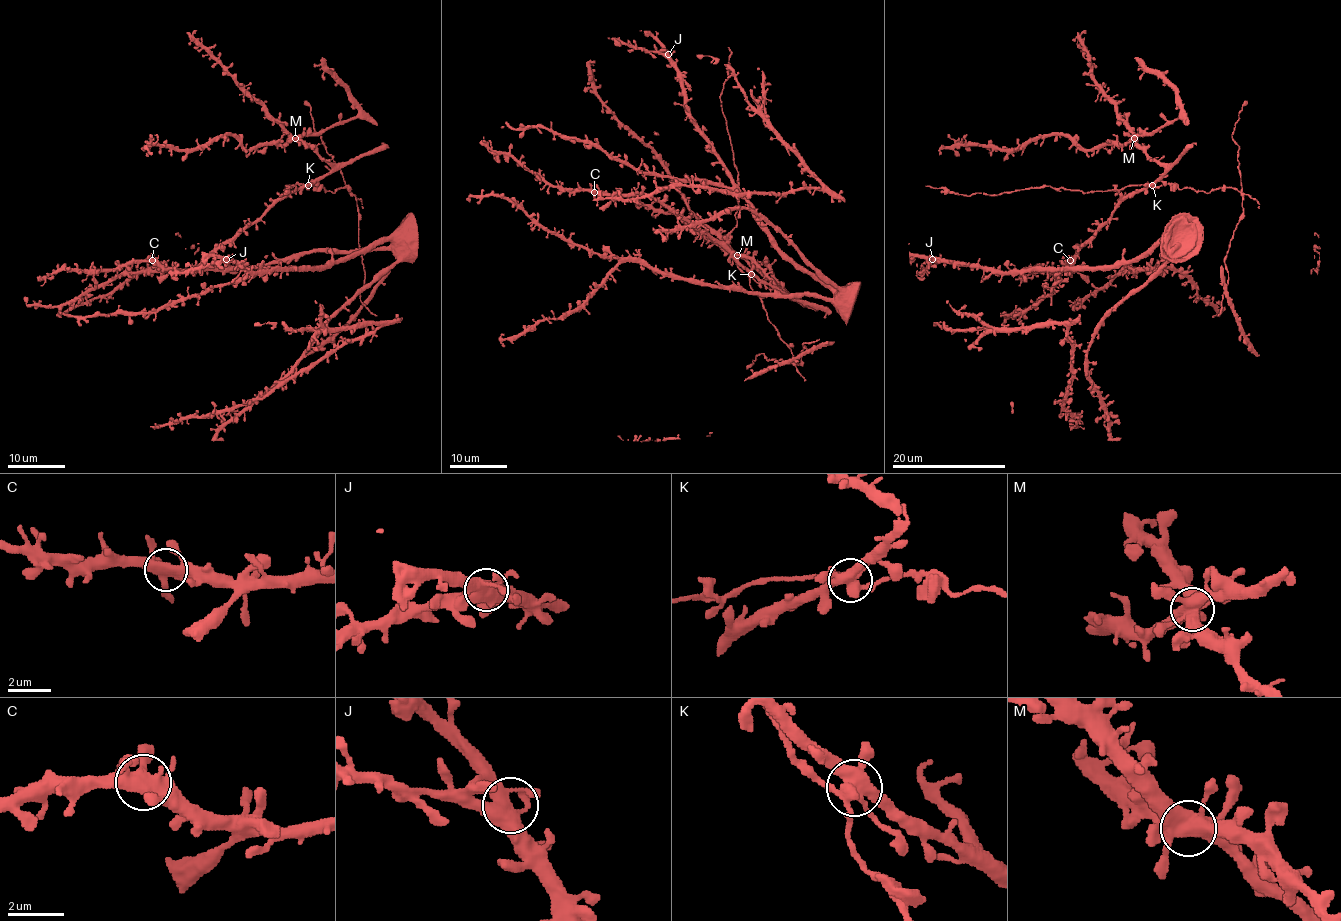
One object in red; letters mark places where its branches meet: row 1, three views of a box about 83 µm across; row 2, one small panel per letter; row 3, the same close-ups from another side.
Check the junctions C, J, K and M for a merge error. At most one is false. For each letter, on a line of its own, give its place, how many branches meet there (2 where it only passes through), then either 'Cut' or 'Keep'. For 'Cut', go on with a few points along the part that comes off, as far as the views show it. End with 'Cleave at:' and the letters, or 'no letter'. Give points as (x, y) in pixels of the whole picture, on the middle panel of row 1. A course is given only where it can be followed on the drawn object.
C: Place: (594, 192). Branches: 7. Keep
J: Place: (668, 54). Branches: 5. Keep
K: Place: (751, 274). Branches: 6. Keep
M: Place: (737, 255). Branches: 7. Keep
Cleave at: no letter

